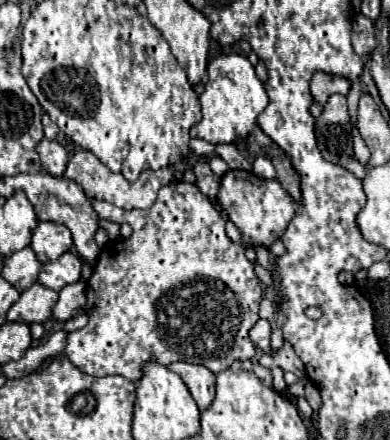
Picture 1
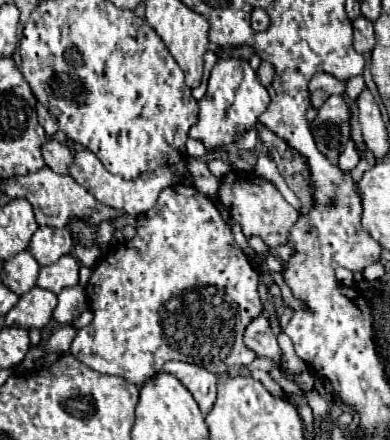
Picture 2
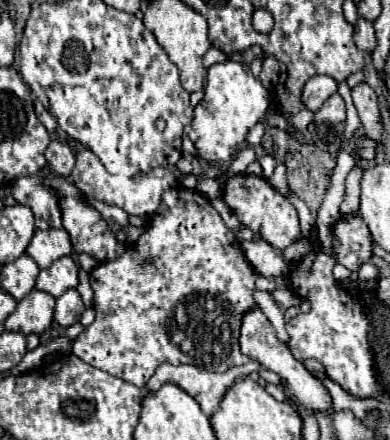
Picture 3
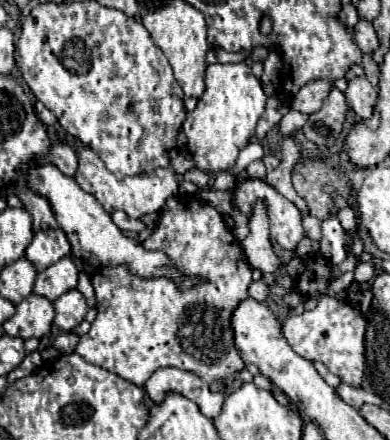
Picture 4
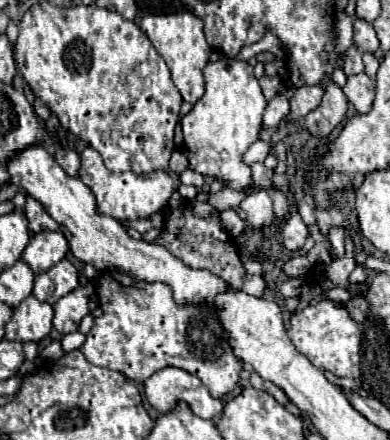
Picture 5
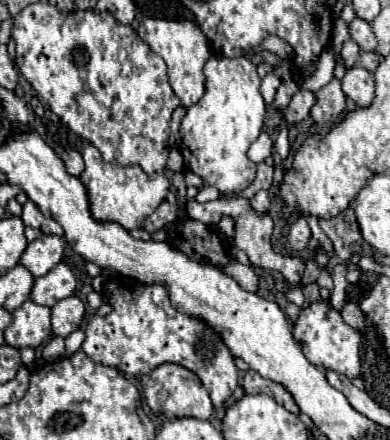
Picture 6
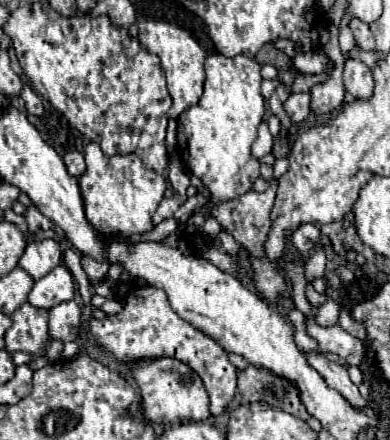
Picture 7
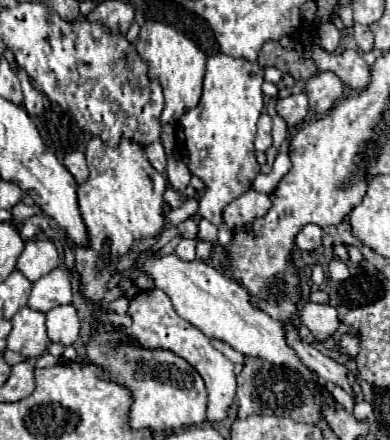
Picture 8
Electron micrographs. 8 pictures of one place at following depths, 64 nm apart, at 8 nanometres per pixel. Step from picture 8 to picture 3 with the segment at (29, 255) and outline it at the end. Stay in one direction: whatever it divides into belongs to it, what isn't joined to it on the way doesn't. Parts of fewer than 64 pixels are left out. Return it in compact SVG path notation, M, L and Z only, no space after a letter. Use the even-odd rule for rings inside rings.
M36 230L26 254L38 264L38 268L48 268L62 256L72 254L72 244L68 232L64 230Z

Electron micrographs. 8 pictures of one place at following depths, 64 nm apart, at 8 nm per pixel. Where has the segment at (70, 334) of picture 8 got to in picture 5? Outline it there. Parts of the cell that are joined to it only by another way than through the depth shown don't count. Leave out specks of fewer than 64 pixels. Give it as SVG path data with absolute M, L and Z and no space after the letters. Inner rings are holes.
M76 288L70 294L62 296L54 304L54 328L64 336L78 330L80 320L88 314L88 292L86 288Z

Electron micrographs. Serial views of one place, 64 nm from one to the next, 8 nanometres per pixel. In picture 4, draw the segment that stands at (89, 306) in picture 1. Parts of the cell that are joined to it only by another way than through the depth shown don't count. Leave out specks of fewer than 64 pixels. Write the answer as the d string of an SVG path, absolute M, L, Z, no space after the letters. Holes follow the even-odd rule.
M176 194L166 200L160 212L158 226L154 234L144 242L144 248L166 250L168 258L180 272L202 276L204 282L192 290L180 292L178 286L168 278L142 280L138 276L132 276L124 266L96 270L92 274L92 286L96 292L98 314L96 320L92 322L90 332L80 338L76 346L76 354L80 354L90 364L106 368L136 386L144 386L144 382L158 368L166 368L166 366L174 366L198 374L210 386L212 392L230 386L236 374L244 368L244 362L240 360L234 348L230 316L232 316L232 308L236 308L236 304L244 300L244 296L248 296L248 284L252 282L250 264L246 262L234 232L228 230L224 216L216 208L200 202L196 196Z

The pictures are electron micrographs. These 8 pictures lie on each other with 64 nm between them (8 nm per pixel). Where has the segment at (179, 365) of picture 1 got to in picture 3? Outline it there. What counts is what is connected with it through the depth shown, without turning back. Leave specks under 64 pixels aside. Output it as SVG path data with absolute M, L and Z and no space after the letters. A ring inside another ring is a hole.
M249 362L245 365L235 366L224 374L214 374L200 370L196 366L172 366L172 364L162 364L154 376L148 380L146 390L156 392L162 384L176 384L182 388L186 394L196 398L200 404L202 412L212 416L220 408L220 400L228 386L232 386L236 379L246 376L254 371L259 371L260 366L256 362Z

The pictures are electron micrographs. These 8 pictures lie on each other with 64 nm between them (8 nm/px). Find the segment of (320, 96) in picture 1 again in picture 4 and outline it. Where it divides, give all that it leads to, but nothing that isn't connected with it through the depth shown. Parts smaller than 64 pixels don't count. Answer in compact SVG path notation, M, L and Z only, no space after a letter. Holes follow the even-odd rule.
M314 80L314 82L308 82L306 86L302 86L290 100L290 106L292 110L298 110L302 114L312 114L312 112L318 112L322 108L322 102L324 98L328 96L332 88L332 82L328 80Z

